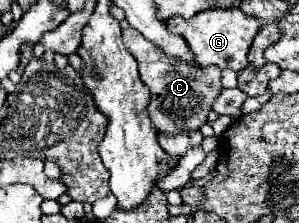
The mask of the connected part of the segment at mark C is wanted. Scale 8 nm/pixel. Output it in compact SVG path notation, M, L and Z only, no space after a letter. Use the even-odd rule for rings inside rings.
M135 28L123 30L123 42L139 62L139 74L143 84L149 86L151 102L147 106L147 114L157 134L177 134L179 130L187 130L187 132L199 130L207 122L207 116L211 112L215 98L223 92L221 68L187 66L175 58L167 58L167 54L159 50L159 46L147 42L147 38L143 38L143 34L139 34Z

